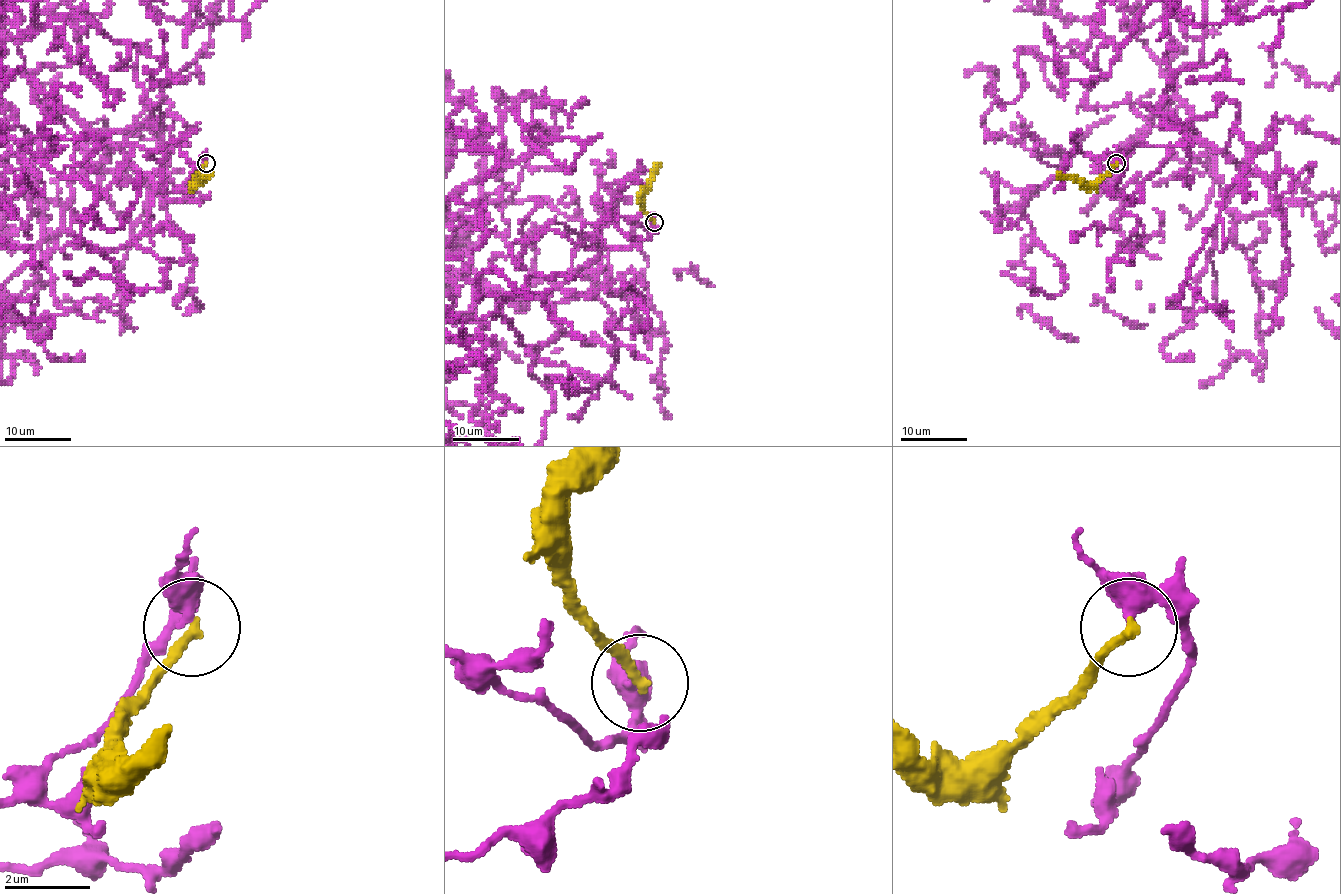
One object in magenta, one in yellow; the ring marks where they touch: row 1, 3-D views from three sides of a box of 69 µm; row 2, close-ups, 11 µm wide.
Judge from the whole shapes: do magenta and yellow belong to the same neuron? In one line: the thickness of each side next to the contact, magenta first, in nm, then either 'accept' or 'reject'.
380/240 nm | reject

